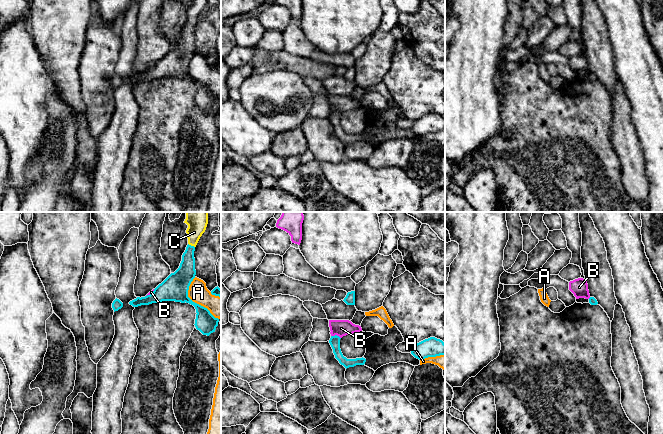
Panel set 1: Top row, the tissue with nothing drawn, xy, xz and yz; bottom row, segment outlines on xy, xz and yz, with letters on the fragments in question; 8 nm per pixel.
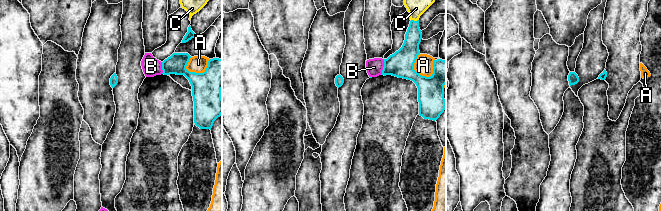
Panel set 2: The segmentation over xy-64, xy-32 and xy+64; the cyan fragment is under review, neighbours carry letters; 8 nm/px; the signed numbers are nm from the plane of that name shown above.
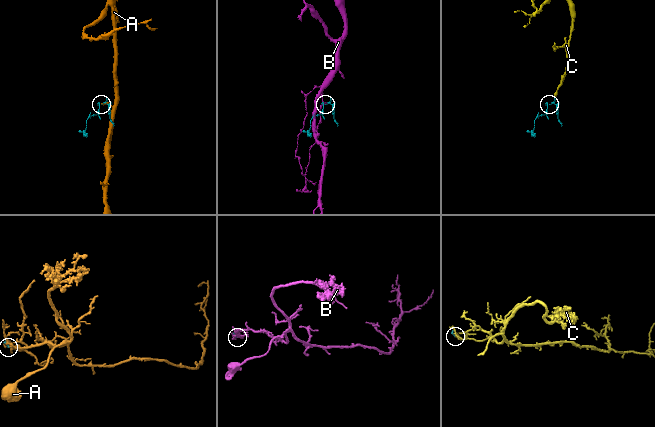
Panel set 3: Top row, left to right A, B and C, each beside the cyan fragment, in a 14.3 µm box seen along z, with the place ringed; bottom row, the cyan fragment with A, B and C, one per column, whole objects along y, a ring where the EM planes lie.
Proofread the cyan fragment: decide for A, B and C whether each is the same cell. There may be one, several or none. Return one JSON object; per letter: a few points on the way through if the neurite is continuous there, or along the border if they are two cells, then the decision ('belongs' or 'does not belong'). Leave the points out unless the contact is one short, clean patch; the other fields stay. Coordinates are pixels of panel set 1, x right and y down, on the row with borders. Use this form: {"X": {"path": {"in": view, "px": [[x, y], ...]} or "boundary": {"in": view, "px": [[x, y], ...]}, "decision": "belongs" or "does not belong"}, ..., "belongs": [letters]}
{"A": {"boundary": {"in": "xy", "px": [[194, 277], [189, 286], [188, 296], [218, 319]]}, "decision": "does not belong"}, "B": {"boundary": {"in": "xz", "px": [[331, 335], [337, 335], [340, 338]]}, "decision": "does not belong"}, "C": {"path": {"in": "xy", "px": [[184, 275], [187, 268], [190, 245], [196, 228], [196, 215]]}, "decision": "belongs"}, "belongs": ["C"]}

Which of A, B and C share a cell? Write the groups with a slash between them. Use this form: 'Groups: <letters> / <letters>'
Groups: A / B / C

